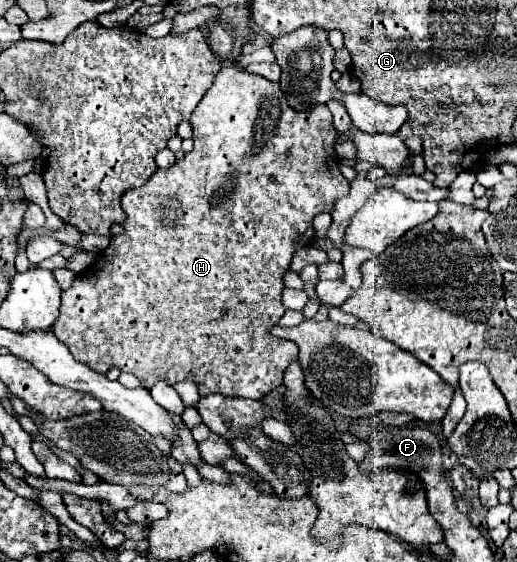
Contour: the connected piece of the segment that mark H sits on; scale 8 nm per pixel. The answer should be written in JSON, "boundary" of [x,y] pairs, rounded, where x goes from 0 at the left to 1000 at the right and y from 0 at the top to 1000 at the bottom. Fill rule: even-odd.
{"boundary":[[[431,116],[427,130],[416,133],[408,158],[397,165],[397,173],[377,190],[366,212],[373,226],[373,269],[362,272],[335,297],[304,301],[304,308],[277,333],[253,336],[238,347],[234,368],[246,379],[246,390],[238,397],[242,411],[215,425],[211,440],[199,447],[199,457],[191,457],[188,472],[149,489],[141,507],[130,518],[122,518],[114,550],[118,557],[99,585],[106,600],[133,617],[137,632],[149,642],[172,649],[188,664],[207,664],[215,653],[230,653],[234,660],[265,667],[277,678],[280,692],[292,692],[296,681],[308,674],[319,674],[327,685],[338,685],[338,678],[366,674],[381,681],[389,703],[427,699],[443,706],[505,710],[509,703],[540,689],[555,649],[563,646],[563,639],[574,635],[574,614],[567,607],[536,603],[520,593],[520,585],[532,575],[540,575],[540,568],[551,557],[551,546],[544,539],[547,486],[551,479],[559,479],[567,450],[605,429],[605,386],[625,375],[640,375],[644,358],[675,343],[675,322],[660,311],[652,297],[656,279],[644,269],[652,233],[644,230],[640,212],[644,208],[632,187],[609,187],[609,194],[598,201],[574,201],[551,180],[540,148],[528,148],[501,133],[485,133],[451,116]]]}

